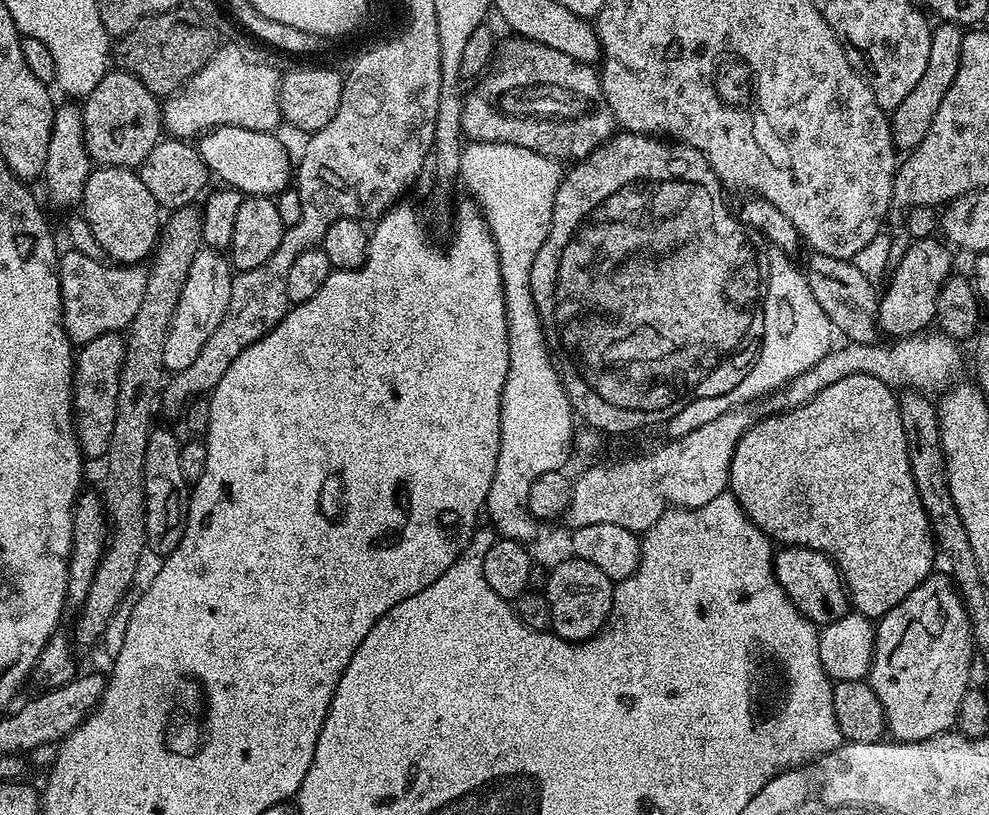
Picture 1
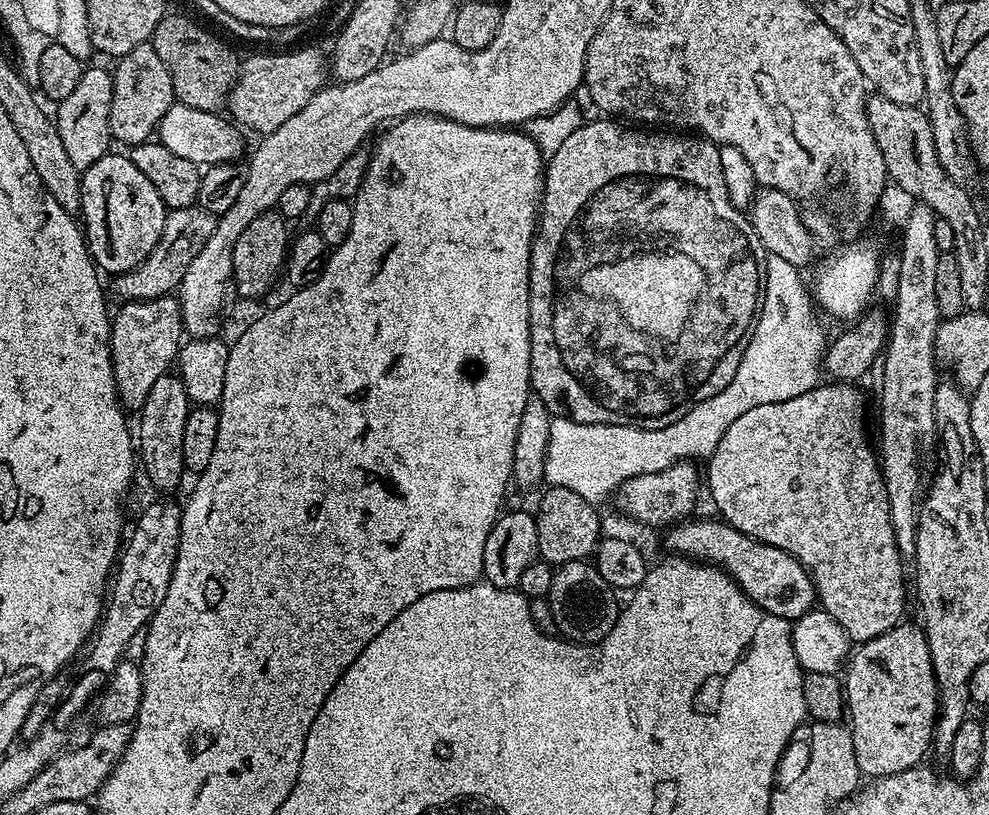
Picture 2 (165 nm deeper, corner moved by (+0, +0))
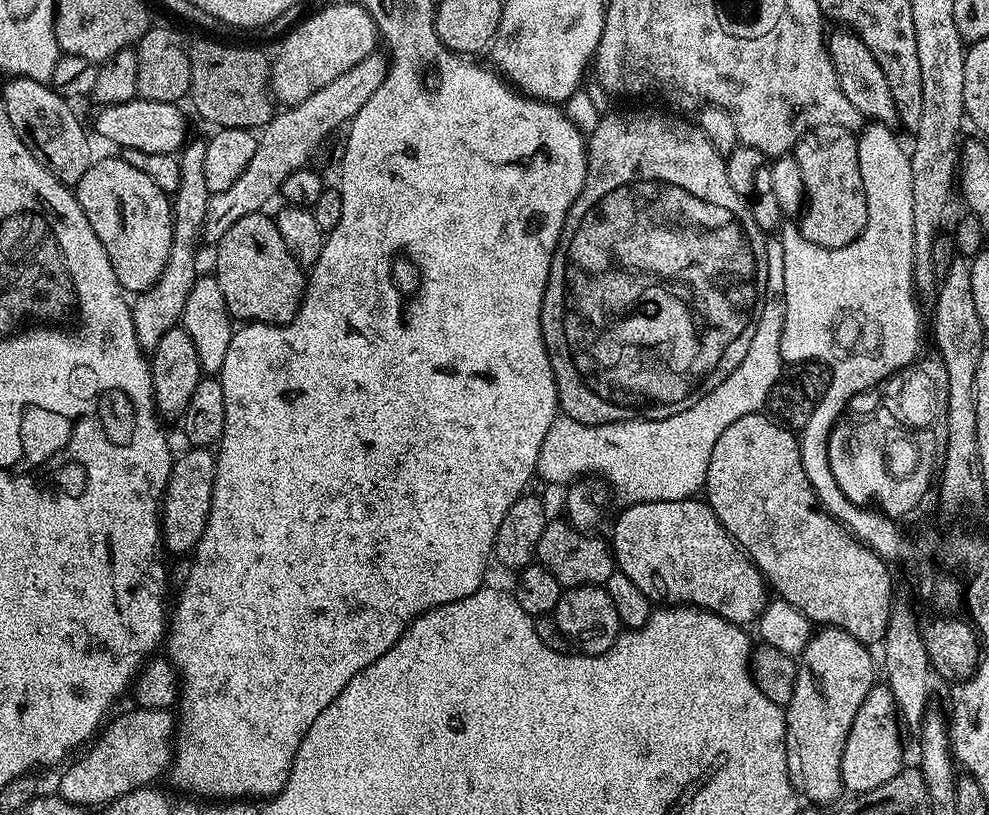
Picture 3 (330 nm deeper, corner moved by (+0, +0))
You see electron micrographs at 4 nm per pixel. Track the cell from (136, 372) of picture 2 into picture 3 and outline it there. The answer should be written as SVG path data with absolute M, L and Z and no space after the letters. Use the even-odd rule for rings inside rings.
M189 139L178 153L180 161L180 177L174 195L171 197L172 205L172 245L170 254L166 258L166 266L162 266L162 274L150 290L139 293L131 301L132 321L134 330L141 348L151 350L158 346L162 334L166 330L180 324L182 306L186 306L186 297L194 287L198 275L196 269L196 243L201 243L202 229L206 222L206 206L208 205L209 191L206 186L206 146L207 139Z

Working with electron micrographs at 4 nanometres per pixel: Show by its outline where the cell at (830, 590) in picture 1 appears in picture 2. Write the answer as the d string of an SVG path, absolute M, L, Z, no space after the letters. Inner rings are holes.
M685 518L667 529L668 537L664 544L669 553L714 564L726 572L732 581L741 588L762 610L778 618L795 622L802 614L811 612L817 603L816 586L807 570L786 550L758 542L732 527L723 519L696 520Z

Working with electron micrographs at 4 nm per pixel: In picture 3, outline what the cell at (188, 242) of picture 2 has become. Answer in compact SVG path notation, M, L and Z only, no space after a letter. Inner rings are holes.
M380 50L371 52L362 62L358 62L358 66L350 66L350 70L338 74L338 78L334 78L334 82L322 86L322 90L314 90L314 94L310 94L310 98L306 98L306 102L298 102L285 107L280 110L284 112L277 111L273 115L271 122L265 124L259 133L256 141L256 153L254 158L250 158L250 166L246 166L246 170L242 170L242 178L238 178L238 182L234 182L234 186L230 186L230 190L222 190L209 195L206 206L206 222L202 229L205 241L218 242L226 234L226 230L230 230L230 226L234 226L234 222L238 222L238 218L246 218L246 214L254 214L267 209L267 204L272 199L277 199L282 182L286 182L286 178L290 174L294 174L294 170L305 167L311 161L308 159L311 158L312 151L323 142L324 138L335 128L343 129L352 117L358 114L358 110L362 110L362 106L366 106L367 100L374 95L374 90L378 90L378 86L382 86L388 73L390 60L387 55L384 57L382 52Z

